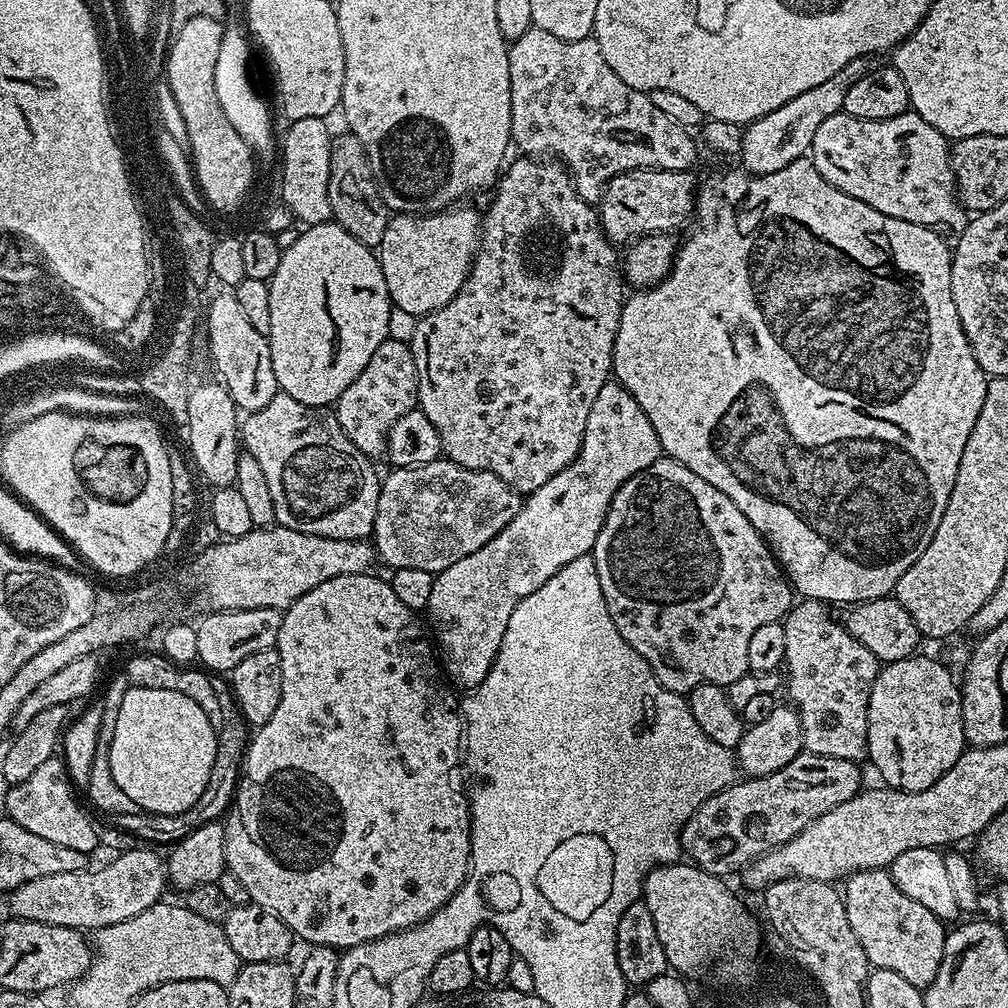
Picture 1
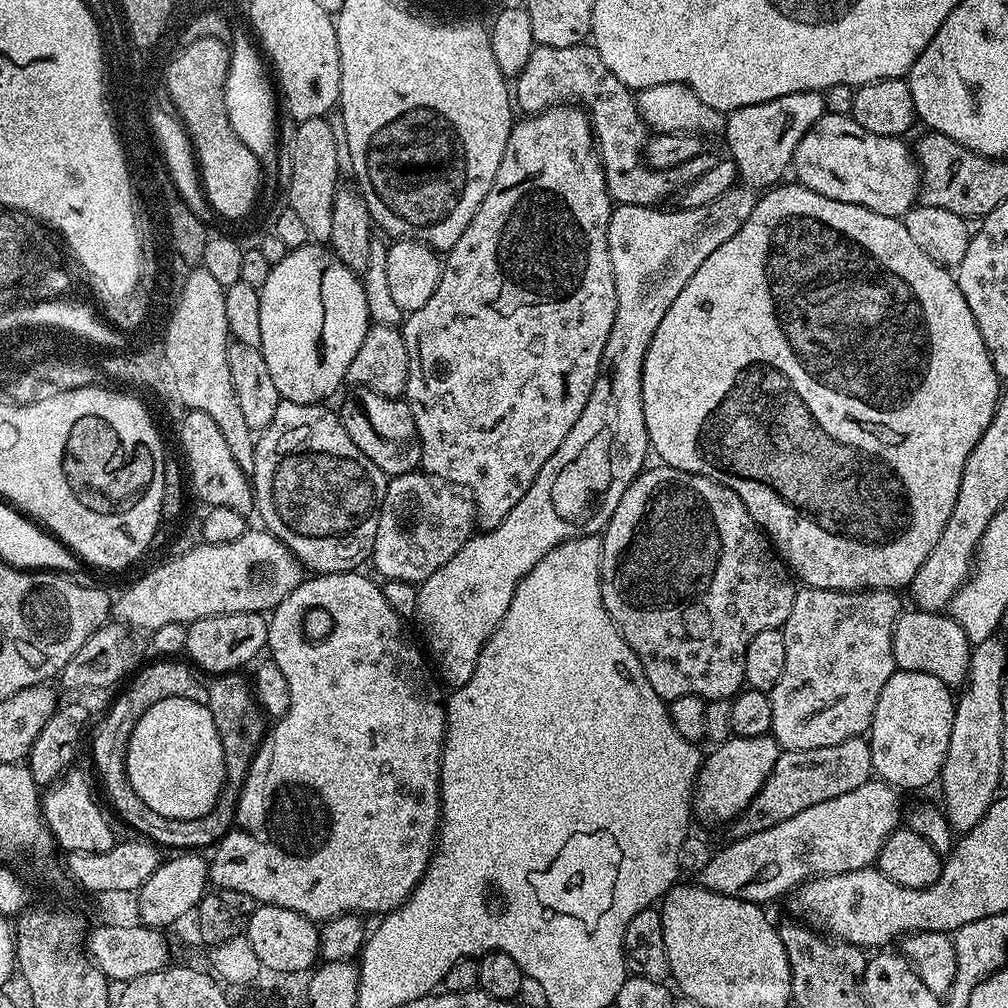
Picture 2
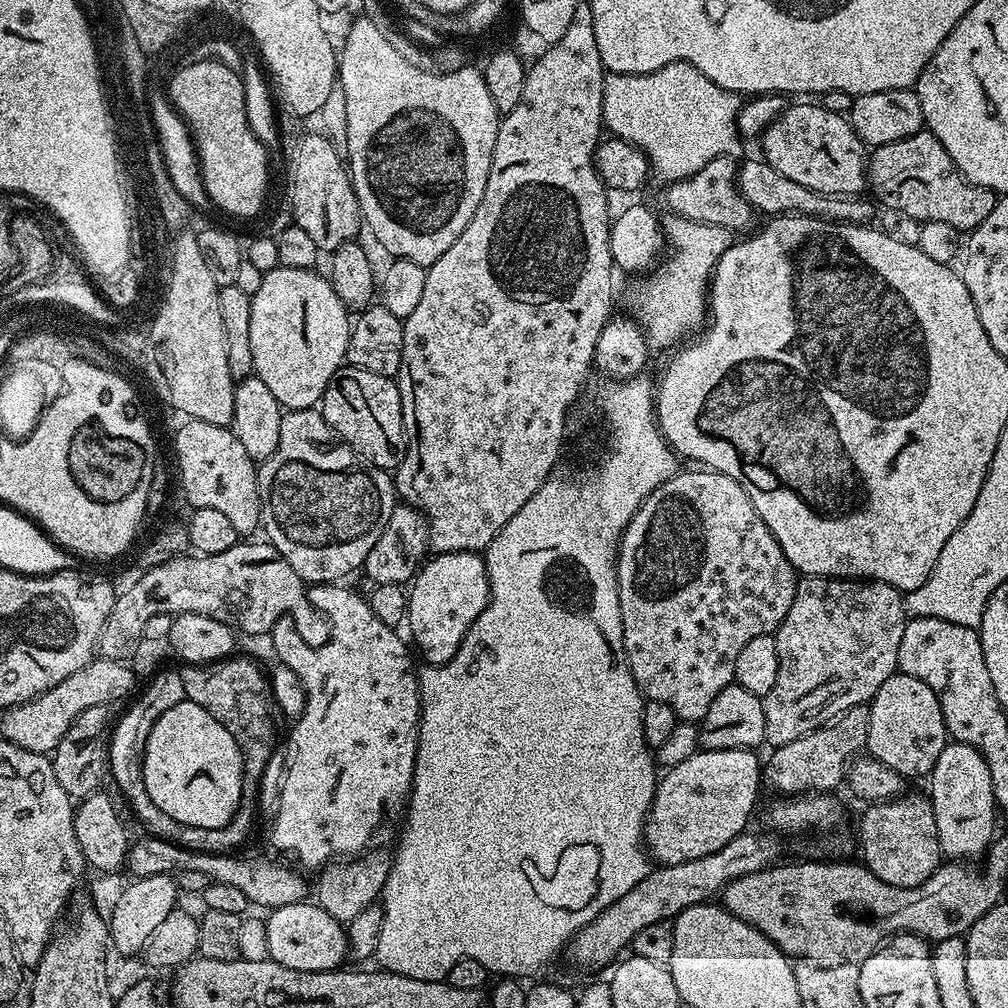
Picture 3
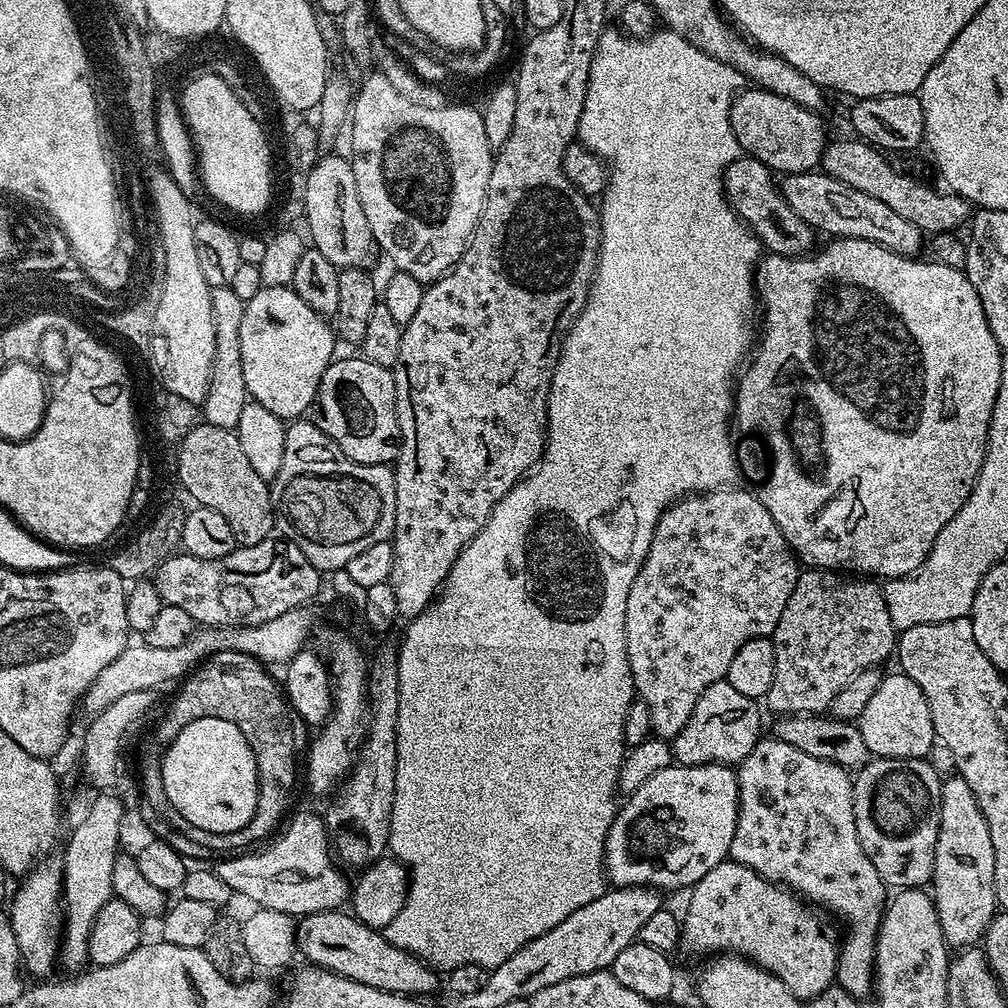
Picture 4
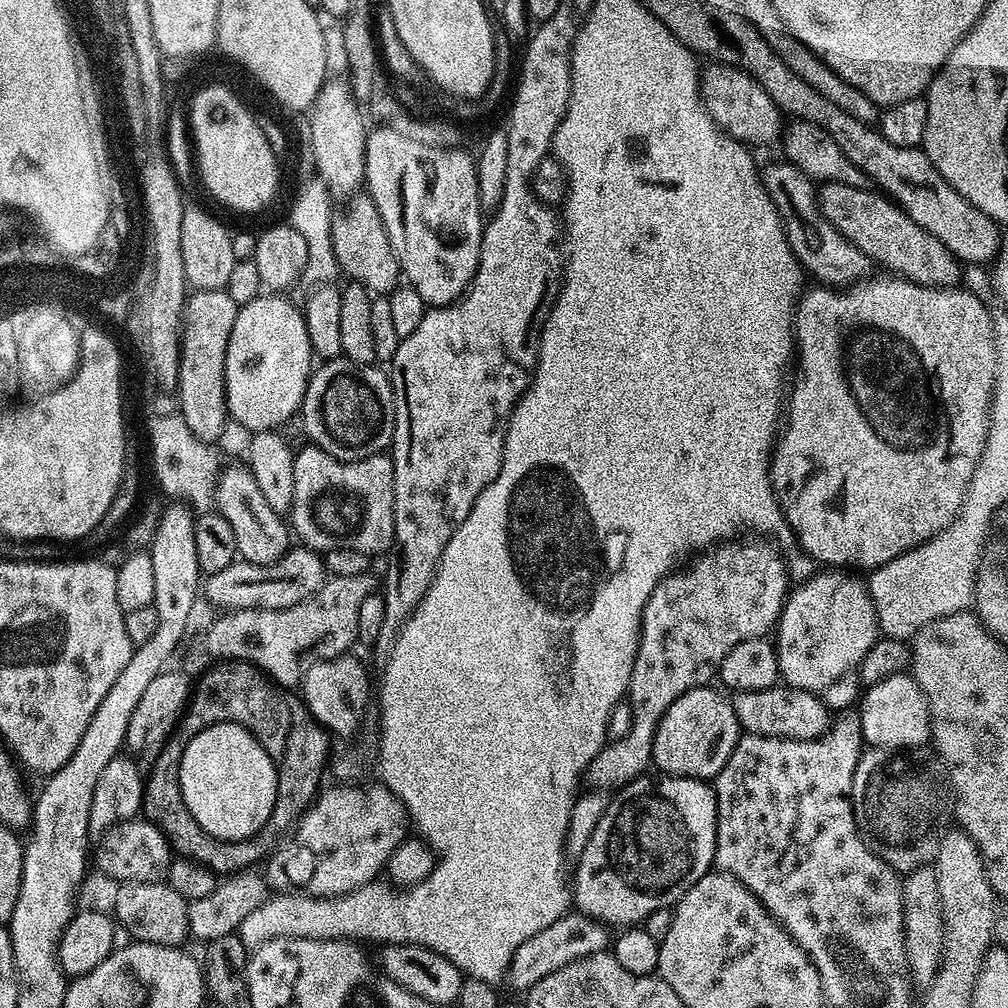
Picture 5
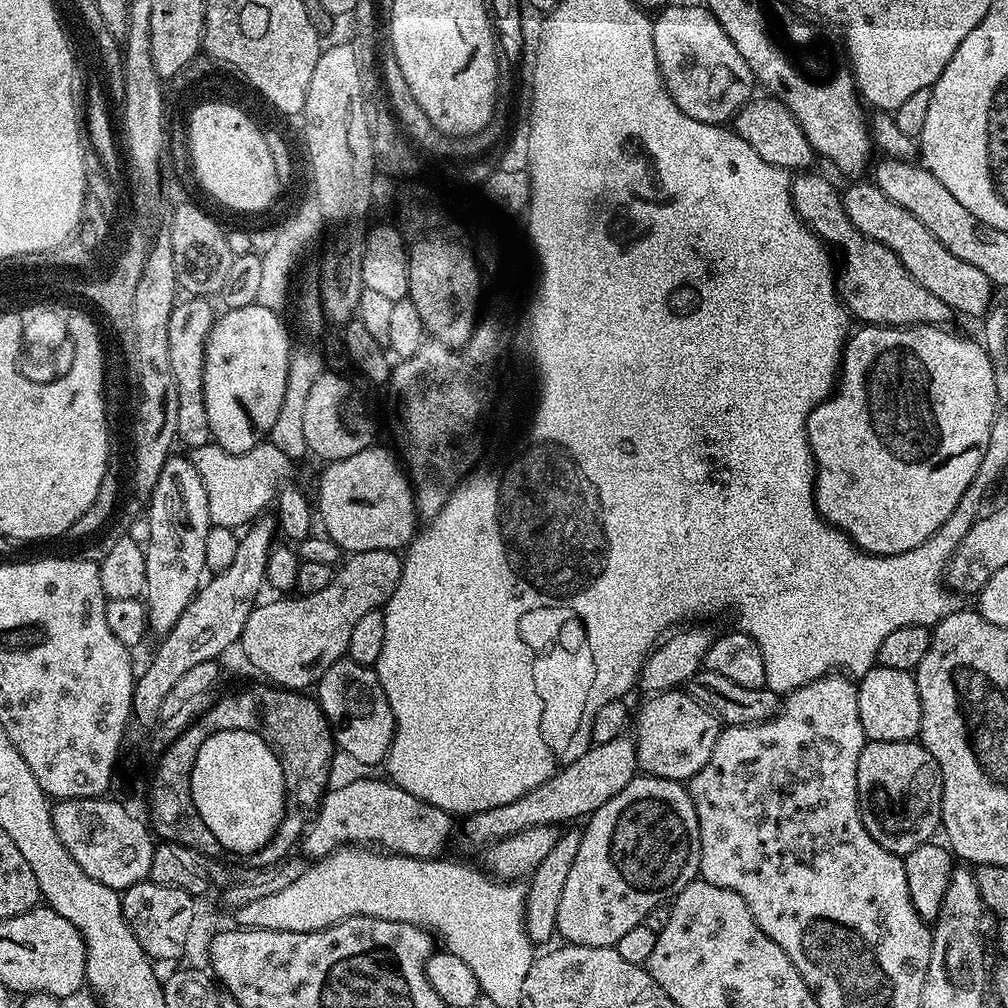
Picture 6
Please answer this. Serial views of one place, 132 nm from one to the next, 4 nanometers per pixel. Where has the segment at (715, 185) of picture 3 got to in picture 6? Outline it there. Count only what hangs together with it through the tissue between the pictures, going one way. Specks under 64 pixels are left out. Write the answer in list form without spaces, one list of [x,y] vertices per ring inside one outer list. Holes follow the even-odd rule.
[[[808,170],[803,174],[797,175],[792,182],[792,205],[795,206],[796,213],[799,214],[800,219],[803,220],[821,240],[824,241],[825,245],[831,246],[833,249],[836,247],[837,250],[840,251],[840,260],[838,256],[838,291],[849,313],[851,313],[853,317],[861,316],[861,321],[863,321],[864,324],[882,324],[890,328],[911,328],[913,324],[935,324],[937,326],[944,326],[949,323],[947,321],[948,319],[953,319],[954,313],[952,308],[946,306],[946,302],[942,302],[942,298],[937,298],[934,294],[930,294],[930,290],[926,290],[926,286],[919,284],[910,274],[910,270],[906,270],[906,266],[902,266],[902,262],[898,258],[898,254],[894,254],[894,250],[882,246],[882,242],[872,240],[870,237],[862,235],[858,230],[858,226],[854,226],[854,222],[852,222],[846,214],[846,210],[844,209],[844,197],[841,189],[839,187],[836,189],[826,177],[819,176],[819,174],[816,173],[816,170]]]

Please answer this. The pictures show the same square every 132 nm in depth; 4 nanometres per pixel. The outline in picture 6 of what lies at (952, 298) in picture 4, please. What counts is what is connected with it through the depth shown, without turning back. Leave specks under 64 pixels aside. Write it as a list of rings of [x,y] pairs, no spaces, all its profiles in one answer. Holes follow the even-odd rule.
[[[864,324],[857,332],[855,329],[844,345],[838,383],[832,395],[822,401],[808,419],[808,445],[816,458],[816,508],[833,528],[846,533],[852,543],[858,545],[863,552],[871,552],[873,556],[900,556],[922,546],[926,538],[933,536],[942,522],[946,522],[946,518],[950,518],[950,514],[954,514],[959,506],[962,494],[966,494],[974,474],[978,474],[978,466],[982,466],[982,458],[990,442],[992,423],[998,415],[994,362],[988,357],[988,352],[979,339],[967,340],[964,336],[947,332],[948,330],[947,327],[935,324],[913,324],[911,328]]]

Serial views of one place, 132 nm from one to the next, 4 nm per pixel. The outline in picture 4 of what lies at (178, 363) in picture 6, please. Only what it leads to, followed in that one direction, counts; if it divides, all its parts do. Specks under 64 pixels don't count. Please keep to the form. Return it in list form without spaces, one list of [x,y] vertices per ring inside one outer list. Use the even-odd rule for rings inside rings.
[[[231,286],[212,288],[210,310],[214,310],[214,330],[216,331],[216,353],[212,363],[212,373],[202,405],[203,423],[219,428],[236,429],[242,406],[250,402],[246,390],[246,378],[242,378],[242,354],[240,353],[240,331],[245,300],[234,294]]]

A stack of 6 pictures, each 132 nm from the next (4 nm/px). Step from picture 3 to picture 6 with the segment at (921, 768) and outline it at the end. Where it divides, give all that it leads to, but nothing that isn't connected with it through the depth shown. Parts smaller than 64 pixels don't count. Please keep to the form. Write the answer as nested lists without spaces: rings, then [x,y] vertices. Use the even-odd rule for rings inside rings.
[[[879,666],[871,668],[865,676],[859,677],[856,693],[858,694],[858,718],[862,718],[865,741],[902,742],[916,740],[919,737],[922,726],[922,702],[918,698],[918,686],[913,673]]]

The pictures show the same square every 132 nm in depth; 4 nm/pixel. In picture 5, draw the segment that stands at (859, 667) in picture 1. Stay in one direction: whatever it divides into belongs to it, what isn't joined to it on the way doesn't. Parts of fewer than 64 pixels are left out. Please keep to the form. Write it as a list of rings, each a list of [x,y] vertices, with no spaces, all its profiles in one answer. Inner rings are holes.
[[[820,570],[801,579],[797,583],[800,585],[797,588],[795,585],[789,591],[780,612],[780,622],[774,629],[780,680],[787,687],[823,693],[834,682],[859,669],[866,650],[870,650],[870,646],[874,646],[881,635],[880,620],[876,616],[872,595],[868,593],[868,585],[856,576],[859,575],[849,574],[844,570]]]

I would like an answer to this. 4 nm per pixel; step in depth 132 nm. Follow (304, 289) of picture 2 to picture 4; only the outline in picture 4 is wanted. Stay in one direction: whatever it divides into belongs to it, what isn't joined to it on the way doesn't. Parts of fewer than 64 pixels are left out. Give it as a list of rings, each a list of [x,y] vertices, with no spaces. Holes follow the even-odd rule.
[[[274,285],[263,287],[254,298],[250,298],[244,305],[242,314],[242,330],[240,331],[240,353],[242,354],[242,378],[246,378],[246,390],[255,403],[266,406],[270,414],[278,414],[280,419],[291,422],[303,417],[304,412],[316,403],[316,391],[320,385],[322,374],[332,363],[338,337],[333,325],[325,317],[320,316],[292,287]]]

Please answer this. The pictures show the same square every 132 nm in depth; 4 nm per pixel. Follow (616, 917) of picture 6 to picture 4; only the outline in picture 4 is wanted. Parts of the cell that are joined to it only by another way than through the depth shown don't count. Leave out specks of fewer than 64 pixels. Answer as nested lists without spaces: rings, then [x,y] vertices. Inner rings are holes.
[[[673,763],[671,768],[658,770],[658,774],[646,778],[646,782],[642,782],[642,786],[638,786],[638,790],[627,793],[625,800],[628,801],[625,804],[623,801],[616,809],[616,817],[606,834],[606,842],[604,843],[604,870],[607,879],[615,887],[654,888],[657,890],[684,888],[683,890],[688,890],[706,874],[710,874],[710,870],[714,870],[714,866],[718,866],[724,860],[729,859],[730,842],[734,842],[734,826],[738,822],[738,782],[736,781],[735,771],[729,765],[703,764],[702,766],[686,766],[685,764]]]

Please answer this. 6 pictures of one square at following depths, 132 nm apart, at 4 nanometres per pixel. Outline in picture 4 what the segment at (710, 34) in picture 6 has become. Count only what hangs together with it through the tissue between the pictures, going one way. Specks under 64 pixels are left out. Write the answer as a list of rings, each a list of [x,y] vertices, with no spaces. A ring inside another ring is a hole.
[[[748,86],[733,100],[728,113],[741,153],[754,157],[773,173],[795,174],[820,168],[820,160],[830,140],[824,133],[820,112],[811,112],[806,106],[798,106],[798,102],[790,102],[790,98],[782,98],[764,88]]]

